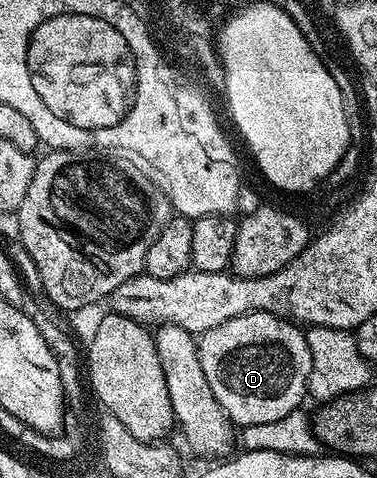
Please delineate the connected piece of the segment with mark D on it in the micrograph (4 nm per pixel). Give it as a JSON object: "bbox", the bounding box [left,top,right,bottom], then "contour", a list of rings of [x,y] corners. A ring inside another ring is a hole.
{"bbox":[197,310,310,428],"contour":[[[254,310],[251,314],[241,314],[204,331],[197,343],[200,368],[204,368],[204,380],[208,380],[212,396],[216,396],[231,423],[242,428],[268,424],[269,421],[288,416],[302,406],[302,394],[304,398],[310,380],[310,353],[305,333],[293,321],[263,310]]]}

